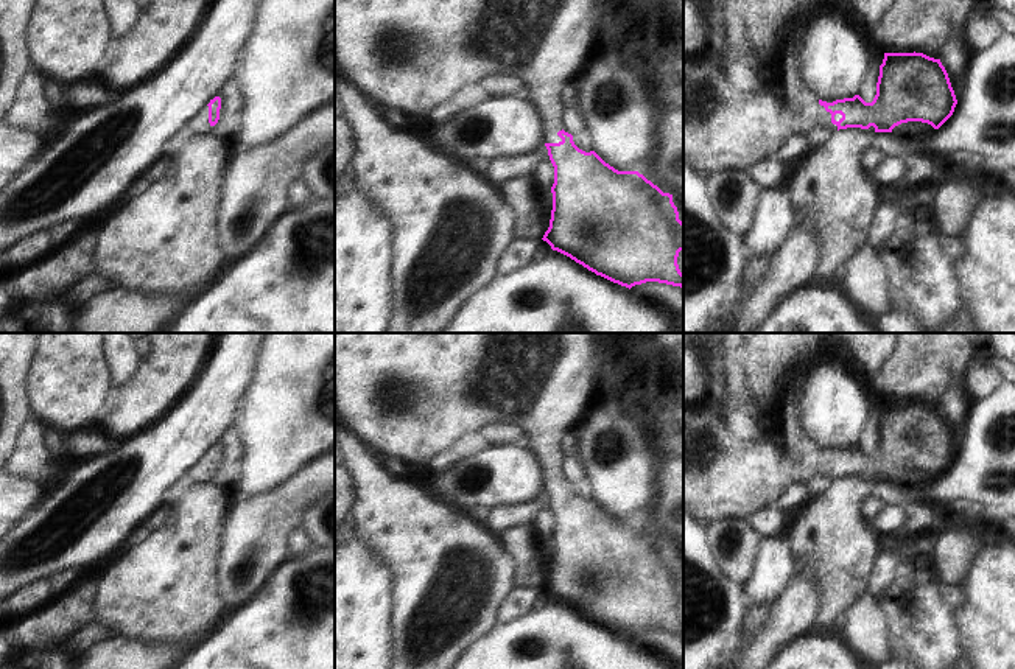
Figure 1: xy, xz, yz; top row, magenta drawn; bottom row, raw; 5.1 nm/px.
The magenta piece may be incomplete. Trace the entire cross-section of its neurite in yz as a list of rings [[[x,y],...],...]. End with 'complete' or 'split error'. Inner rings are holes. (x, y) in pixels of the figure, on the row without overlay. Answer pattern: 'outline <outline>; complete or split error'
outline [[[915,400],[884,401],[872,451],[866,451],[859,443],[833,451],[816,447],[799,461],[788,456],[783,439],[777,434],[767,434],[761,440],[736,439],[727,428],[722,408],[702,403],[683,409],[683,414],[683,512],[705,526],[727,518],[747,521],[755,510],[775,503],[792,482],[808,482],[819,470],[833,481],[870,475],[875,481],[892,481],[895,475],[908,470],[922,470],[939,478],[957,453],[940,408]]]; split error

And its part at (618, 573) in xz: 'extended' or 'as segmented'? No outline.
extended

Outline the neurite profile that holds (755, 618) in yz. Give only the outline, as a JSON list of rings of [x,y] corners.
[[[775,601],[757,604],[746,608],[744,622],[741,629],[741,646],[733,660],[719,669],[736,669],[744,649],[764,629]]]

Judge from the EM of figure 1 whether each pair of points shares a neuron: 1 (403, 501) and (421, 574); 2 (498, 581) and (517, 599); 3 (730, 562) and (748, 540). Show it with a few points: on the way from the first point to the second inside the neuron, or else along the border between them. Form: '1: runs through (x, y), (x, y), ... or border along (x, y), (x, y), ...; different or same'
1: runs through (403, 520), (419, 539), (419, 556); same
2: border along (512, 587), (495, 615), (495, 624); different
3: runs through (735, 557), (735, 553), (743, 545); same

